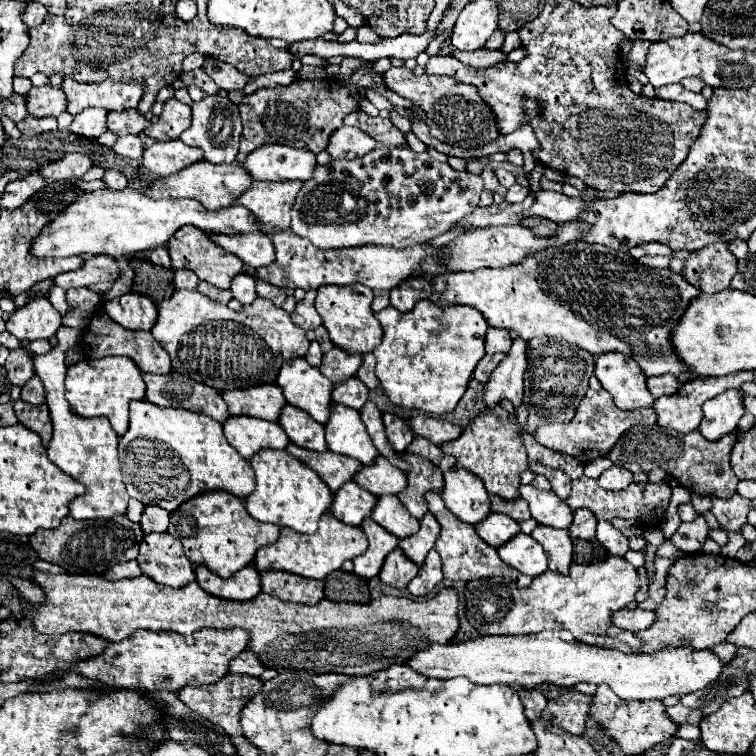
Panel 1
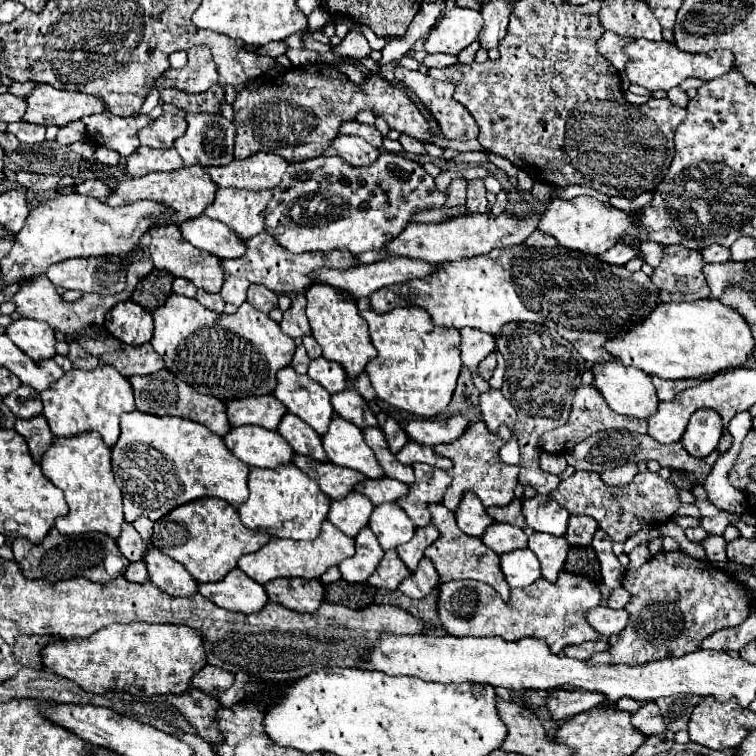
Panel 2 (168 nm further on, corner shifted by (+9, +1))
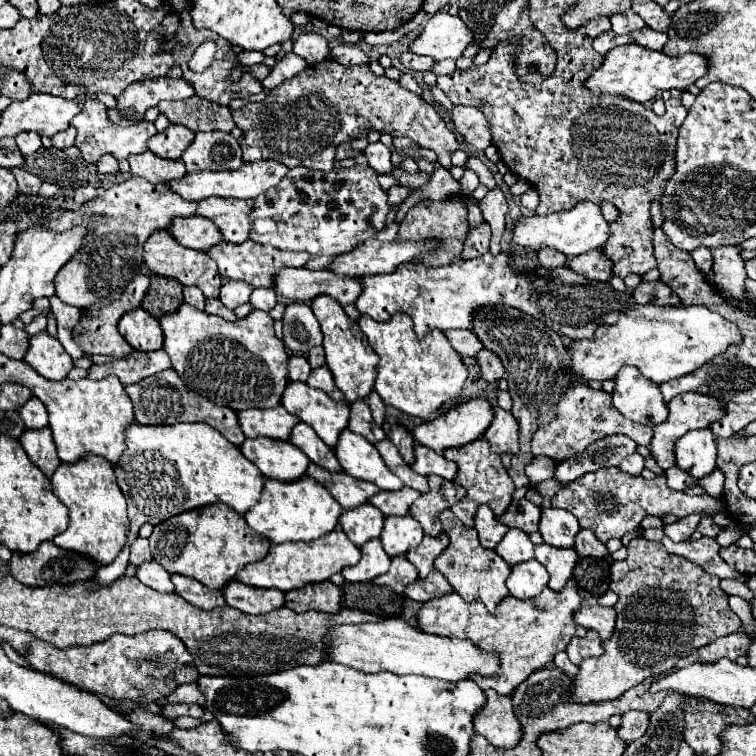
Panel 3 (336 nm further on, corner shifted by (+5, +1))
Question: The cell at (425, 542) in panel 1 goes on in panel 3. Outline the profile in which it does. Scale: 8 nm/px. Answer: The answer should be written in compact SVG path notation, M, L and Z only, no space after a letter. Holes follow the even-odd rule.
M440 533L440 535L436 535L436 537L426 535L418 547L414 547L414 549L410 549L410 551L406 553L406 557L408 557L408 561L418 569L418 575L420 575L420 577L426 577L426 575L430 573L430 569L432 569L434 559L436 559L446 547L448 547L448 537L446 537L444 533Z

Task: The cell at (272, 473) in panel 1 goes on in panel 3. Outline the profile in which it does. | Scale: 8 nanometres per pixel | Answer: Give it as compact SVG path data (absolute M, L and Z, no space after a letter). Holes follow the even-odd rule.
M304 475L294 483L278 483L266 479L260 501L244 513L246 523L272 543L286 541L314 541L326 533L330 533L338 525L338 517L342 515L340 503L314 479Z

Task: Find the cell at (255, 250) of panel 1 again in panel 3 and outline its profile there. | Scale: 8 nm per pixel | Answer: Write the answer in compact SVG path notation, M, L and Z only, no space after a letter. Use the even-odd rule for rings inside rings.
M200 215L174 219L170 233L180 245L196 251L208 251L222 241L222 233L218 231L218 227L214 227L214 223L202 219Z

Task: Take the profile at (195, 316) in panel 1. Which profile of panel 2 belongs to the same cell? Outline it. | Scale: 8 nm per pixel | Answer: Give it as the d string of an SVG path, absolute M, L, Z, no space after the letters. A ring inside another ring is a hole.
M170 295L170 299L158 307L154 315L154 337L150 339L154 351L166 361L166 369L178 379L194 387L202 395L212 395L220 401L270 395L276 387L276 373L290 365L294 355L294 341L282 335L278 323L274 323L266 313L254 309L250 303L242 303L234 315L214 313L204 309L196 299L186 299L184 295Z

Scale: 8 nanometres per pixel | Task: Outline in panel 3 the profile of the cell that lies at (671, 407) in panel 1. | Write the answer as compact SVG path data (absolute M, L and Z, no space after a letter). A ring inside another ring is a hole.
M682 393L676 395L670 403L668 403L668 419L660 425L654 427L654 437L650 443L650 451L654 461L658 463L660 469L668 469L674 465L674 445L676 441L688 433L690 429L698 429L698 427L708 427L710 423L714 423L714 419L720 419L724 413L724 403L720 399L714 399L714 395L706 395L706 393Z

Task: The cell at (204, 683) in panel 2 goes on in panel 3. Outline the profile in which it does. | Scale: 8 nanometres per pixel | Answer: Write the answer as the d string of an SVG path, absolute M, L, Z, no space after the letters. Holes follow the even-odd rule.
M184 683L178 689L174 689L168 697L168 703L206 703L206 697L202 695L202 691L198 691L198 683Z

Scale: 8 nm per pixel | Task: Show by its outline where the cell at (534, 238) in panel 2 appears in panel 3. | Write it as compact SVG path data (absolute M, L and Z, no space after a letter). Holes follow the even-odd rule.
M542 247L542 249L538 251L538 261L540 261L542 267L546 267L546 269L556 269L556 267L560 267L560 265L566 263L566 255L562 255L560 251L554 251L554 249L550 249L550 247Z

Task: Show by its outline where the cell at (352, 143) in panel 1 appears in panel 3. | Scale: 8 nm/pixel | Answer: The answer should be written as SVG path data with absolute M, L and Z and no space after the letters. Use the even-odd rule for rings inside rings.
M370 143L364 151L364 157L368 159L368 165L378 171L378 173L390 173L394 171L394 165L390 161L390 149L386 145L378 143Z

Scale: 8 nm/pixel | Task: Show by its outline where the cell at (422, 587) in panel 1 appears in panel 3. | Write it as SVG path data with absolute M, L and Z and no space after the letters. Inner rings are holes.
M430 571L430 575L426 579L416 579L414 583L406 585L406 591L404 595L414 599L414 601L430 601L430 599L436 599L436 597L442 597L446 593L452 593L452 587L450 583L446 581L446 577L442 577L438 571Z

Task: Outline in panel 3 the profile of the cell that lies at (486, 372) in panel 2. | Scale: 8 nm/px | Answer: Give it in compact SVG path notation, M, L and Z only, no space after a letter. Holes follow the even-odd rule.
M482 349L480 355L476 357L476 361L478 361L480 371L482 371L482 377L484 377L486 381L498 381L498 379L504 375L502 361L500 361L498 355L494 355L492 351Z

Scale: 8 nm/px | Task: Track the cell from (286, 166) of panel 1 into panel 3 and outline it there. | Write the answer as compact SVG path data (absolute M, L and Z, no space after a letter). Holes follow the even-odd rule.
M262 161L262 163L244 163L244 167L240 167L238 171L196 171L196 173L188 173L182 179L170 181L172 191L176 191L180 197L184 199L192 199L192 201L200 201L206 197L234 197L234 199L256 199L258 195L266 193L268 189L274 189L282 177L288 173L288 167L282 167L282 163L274 163L274 161Z

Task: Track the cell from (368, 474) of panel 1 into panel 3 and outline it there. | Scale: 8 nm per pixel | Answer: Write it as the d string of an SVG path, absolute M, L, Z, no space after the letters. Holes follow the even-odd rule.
M402 487L400 491L378 491L374 499L370 499L372 505L376 505L384 515L406 515L410 505L420 497L418 491L410 487Z

